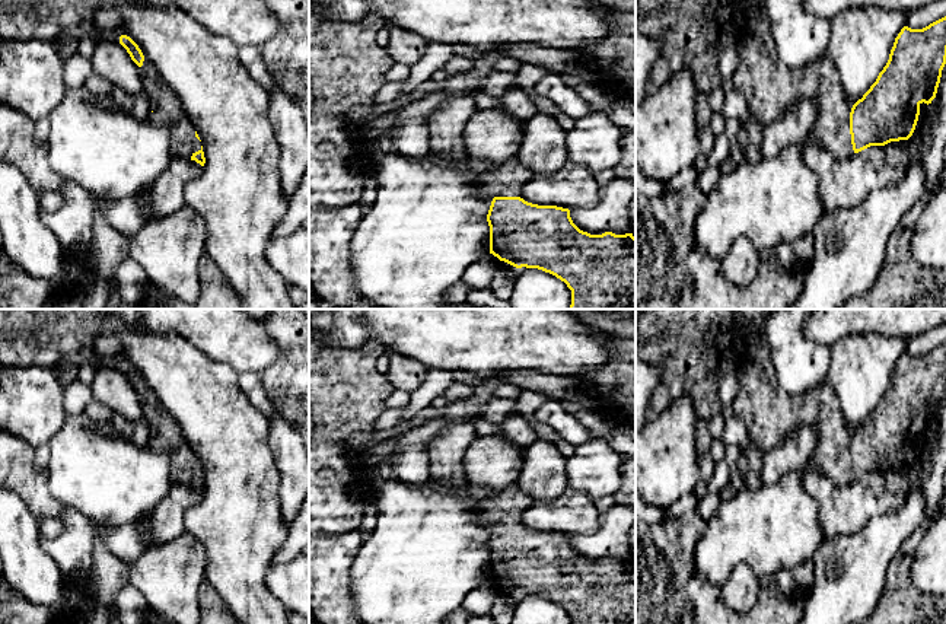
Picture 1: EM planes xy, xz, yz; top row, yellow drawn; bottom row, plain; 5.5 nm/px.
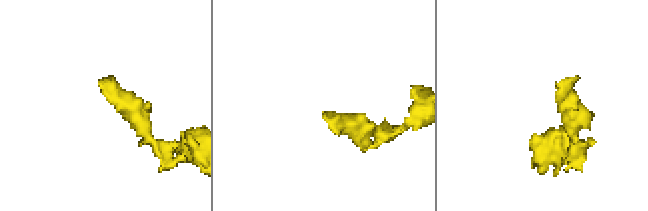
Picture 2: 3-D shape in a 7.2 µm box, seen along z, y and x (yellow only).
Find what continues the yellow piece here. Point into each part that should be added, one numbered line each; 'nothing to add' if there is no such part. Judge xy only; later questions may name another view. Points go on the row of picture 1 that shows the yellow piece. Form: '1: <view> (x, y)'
nothing to add

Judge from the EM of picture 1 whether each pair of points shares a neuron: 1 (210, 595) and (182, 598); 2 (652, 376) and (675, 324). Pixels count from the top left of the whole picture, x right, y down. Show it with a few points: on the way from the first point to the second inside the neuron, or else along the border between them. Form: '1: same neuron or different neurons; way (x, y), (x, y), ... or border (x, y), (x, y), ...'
1: different neurons; border (204, 579), (198, 591), (198, 608)
2: different neurons; border (652, 362), (662, 368), (662, 379), (650, 397)

